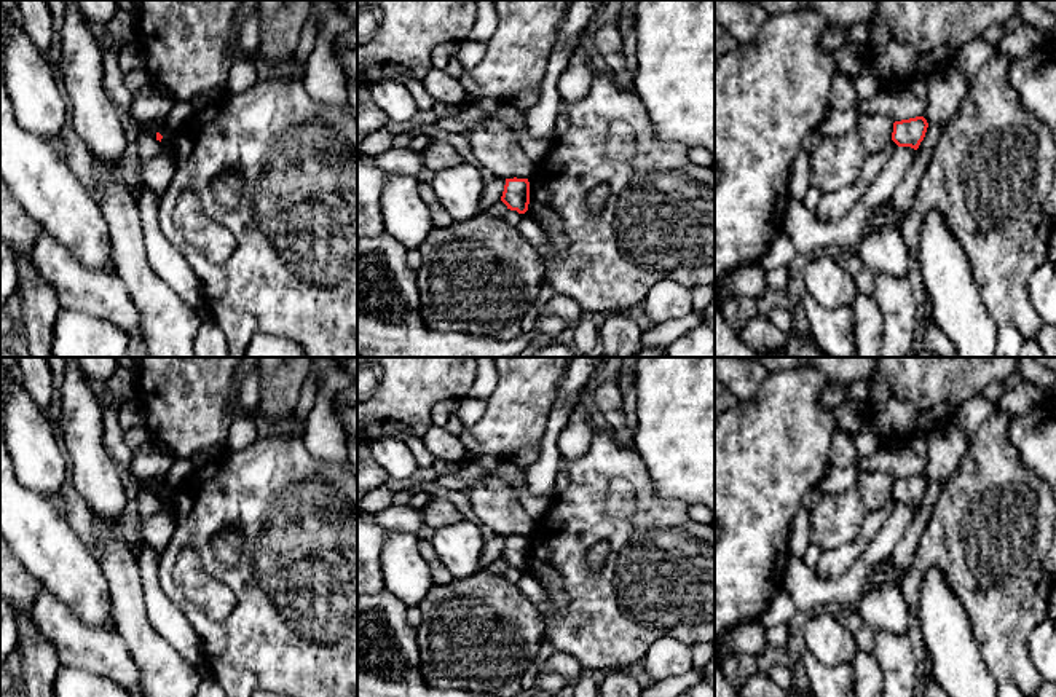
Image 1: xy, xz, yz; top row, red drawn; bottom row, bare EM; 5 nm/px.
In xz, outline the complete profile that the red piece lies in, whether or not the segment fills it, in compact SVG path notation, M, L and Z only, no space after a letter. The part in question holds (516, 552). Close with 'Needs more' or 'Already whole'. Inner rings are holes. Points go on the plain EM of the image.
M506 536L504 549L501 558L510 568L525 571L530 561L530 539L528 536Z. Already whole

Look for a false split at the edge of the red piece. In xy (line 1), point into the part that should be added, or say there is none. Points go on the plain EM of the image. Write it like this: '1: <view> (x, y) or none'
1: none

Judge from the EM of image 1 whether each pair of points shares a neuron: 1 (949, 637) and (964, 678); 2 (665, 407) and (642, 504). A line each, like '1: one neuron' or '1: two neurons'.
1: one neuron
2: two neurons

